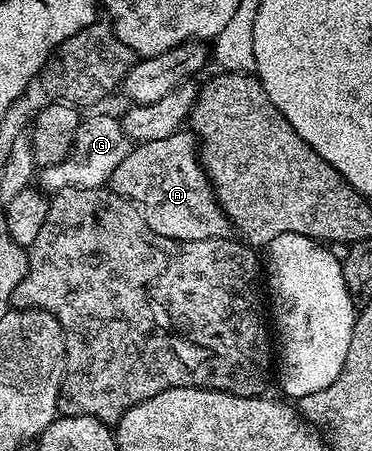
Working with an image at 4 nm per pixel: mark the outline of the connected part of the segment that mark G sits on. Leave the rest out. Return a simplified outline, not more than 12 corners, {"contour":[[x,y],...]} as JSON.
{"contour":[[110,115],[81,120],[68,157],[43,192],[107,186],[132,141]]}

